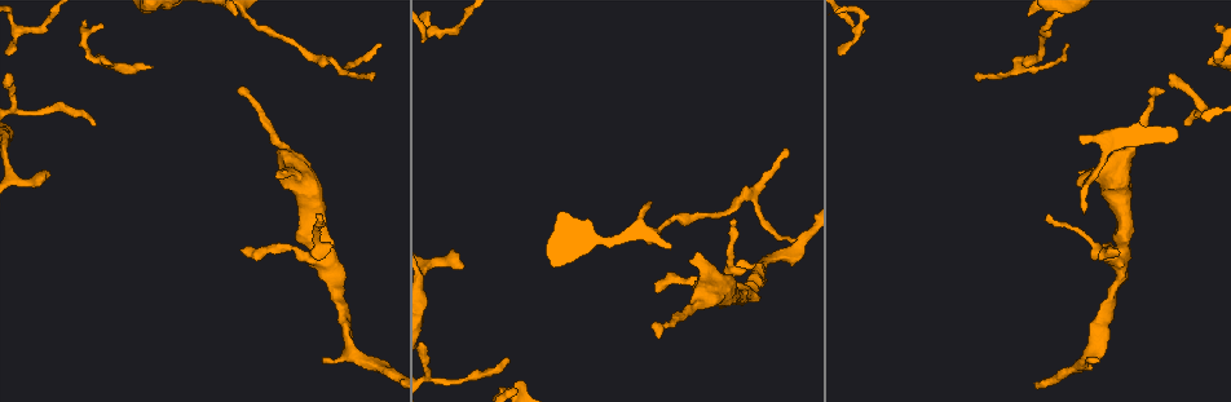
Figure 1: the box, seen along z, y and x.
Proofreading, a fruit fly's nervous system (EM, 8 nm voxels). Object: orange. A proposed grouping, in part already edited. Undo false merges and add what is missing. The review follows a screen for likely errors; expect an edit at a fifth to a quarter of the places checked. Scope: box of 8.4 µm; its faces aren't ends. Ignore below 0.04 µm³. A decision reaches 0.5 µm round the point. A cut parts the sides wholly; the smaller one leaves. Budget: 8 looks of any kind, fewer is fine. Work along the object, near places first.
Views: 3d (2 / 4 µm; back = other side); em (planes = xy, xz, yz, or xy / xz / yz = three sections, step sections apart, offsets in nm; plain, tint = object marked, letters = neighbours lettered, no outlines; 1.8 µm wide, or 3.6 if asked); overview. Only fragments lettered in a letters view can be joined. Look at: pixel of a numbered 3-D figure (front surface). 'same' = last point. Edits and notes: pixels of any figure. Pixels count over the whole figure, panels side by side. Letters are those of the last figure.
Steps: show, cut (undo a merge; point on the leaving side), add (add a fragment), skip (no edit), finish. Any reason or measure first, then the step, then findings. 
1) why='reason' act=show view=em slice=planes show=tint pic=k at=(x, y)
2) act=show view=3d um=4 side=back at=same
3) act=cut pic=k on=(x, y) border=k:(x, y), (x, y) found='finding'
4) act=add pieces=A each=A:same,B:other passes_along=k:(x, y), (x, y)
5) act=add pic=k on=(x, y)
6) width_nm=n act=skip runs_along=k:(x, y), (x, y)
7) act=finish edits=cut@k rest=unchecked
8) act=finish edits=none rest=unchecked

why='thin end' act=show view=3d um=2 pic=1 at=(243, 250)

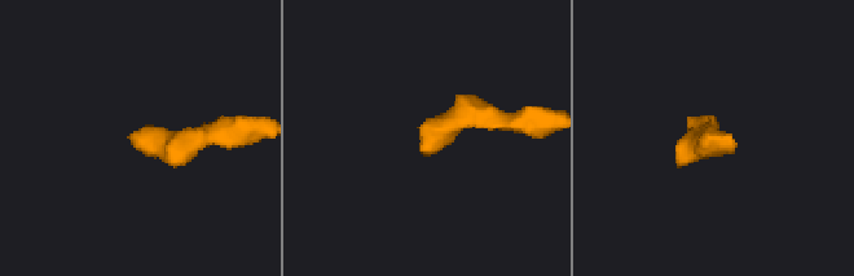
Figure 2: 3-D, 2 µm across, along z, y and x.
act=show view=em slice=xz step=4 show=letters pic=2 at=(424, 146)

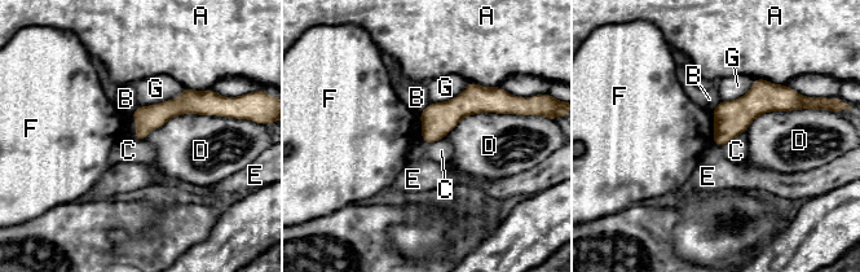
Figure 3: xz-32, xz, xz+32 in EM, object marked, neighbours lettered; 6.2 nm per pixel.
act=skip each=A:other,B:other,C:other,D:other,E:other,F:other,G:other border=3:(711, 110), (714, 143) found='no lettered fragment goes on from it'

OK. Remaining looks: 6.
why='an open end' act=show view=em slice=xz step=16 show=tint pic=1 at=(1163, 89)

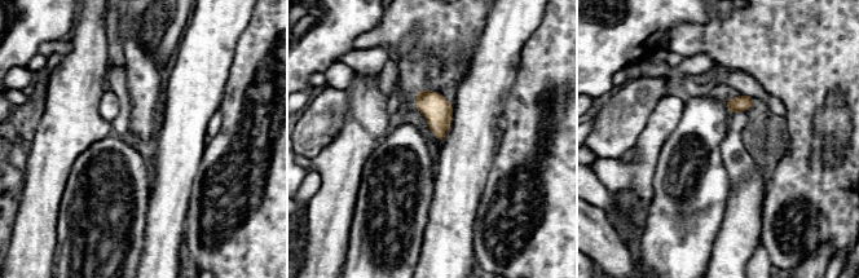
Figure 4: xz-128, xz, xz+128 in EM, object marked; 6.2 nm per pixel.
act=show view=em slice=planes show=letters at=same

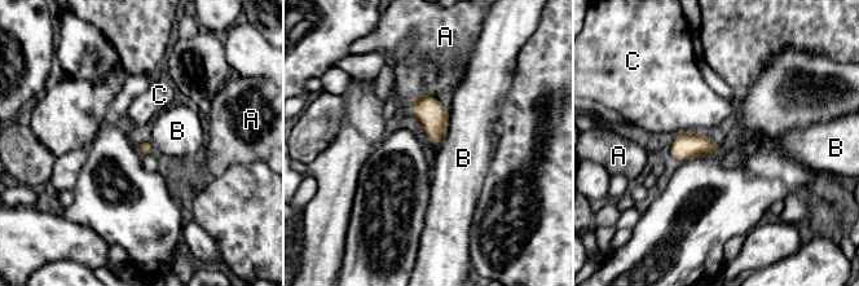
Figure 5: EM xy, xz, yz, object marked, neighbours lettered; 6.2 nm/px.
act=skip each=A:other,B:other,C:other border=5:(449, 110), (446, 132), (437, 148) found='none of them fits'

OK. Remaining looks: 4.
why='an open end' act=show view=3d um=4 pic=1 at=(461, 267)

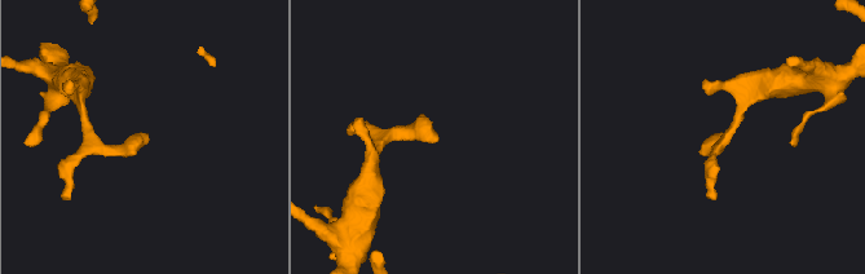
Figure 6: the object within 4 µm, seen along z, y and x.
act=show view=em slice=yz step=8 show=tint pic=6 at=(147, 138)

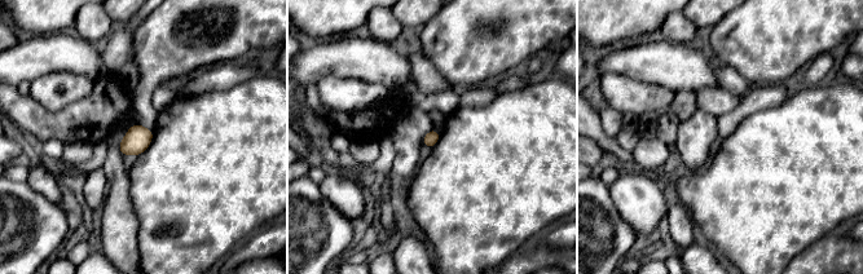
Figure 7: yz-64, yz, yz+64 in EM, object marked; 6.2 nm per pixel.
act=show view=em slice=planes show=letters at=same

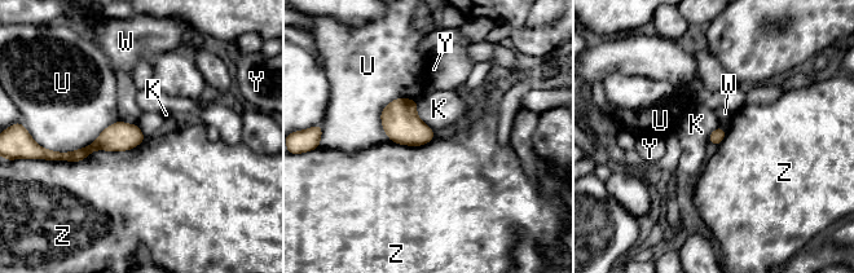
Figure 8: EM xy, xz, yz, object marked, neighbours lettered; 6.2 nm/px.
act=skip each=K:other,U:other,W:other,Y:other,Z:other runs_along=8:(140, 136), (64, 155) found='no lettered fragment goes on from it'

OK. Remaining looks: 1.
act=finish edits=none rest=unchecked

